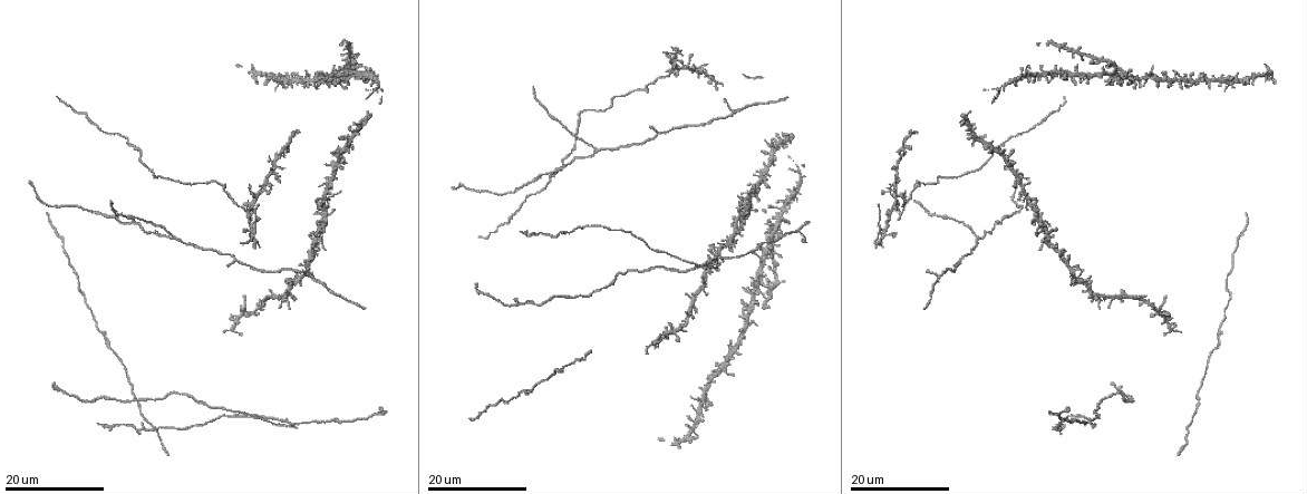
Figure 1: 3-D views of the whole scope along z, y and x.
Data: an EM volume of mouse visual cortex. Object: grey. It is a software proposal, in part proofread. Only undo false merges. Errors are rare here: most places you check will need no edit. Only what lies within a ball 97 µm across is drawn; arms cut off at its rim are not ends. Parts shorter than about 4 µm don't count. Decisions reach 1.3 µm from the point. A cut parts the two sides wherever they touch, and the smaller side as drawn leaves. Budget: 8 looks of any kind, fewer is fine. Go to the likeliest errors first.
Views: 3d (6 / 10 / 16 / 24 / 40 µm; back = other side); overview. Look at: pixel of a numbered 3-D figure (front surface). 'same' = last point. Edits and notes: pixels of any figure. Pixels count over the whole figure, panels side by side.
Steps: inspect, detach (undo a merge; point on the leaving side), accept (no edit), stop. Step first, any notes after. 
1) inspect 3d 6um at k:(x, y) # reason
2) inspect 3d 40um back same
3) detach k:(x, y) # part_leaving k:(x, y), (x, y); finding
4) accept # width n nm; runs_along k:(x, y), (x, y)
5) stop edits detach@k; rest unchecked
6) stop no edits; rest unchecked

inspect 3d 16um at 1:(1088, 420) # side arm on a straight run

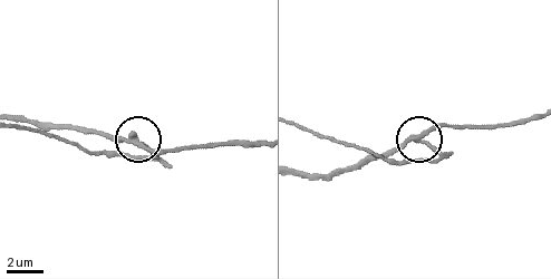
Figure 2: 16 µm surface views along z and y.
inspect 3d 6um at 2:(420, 136)

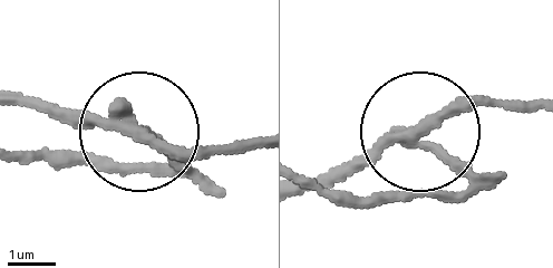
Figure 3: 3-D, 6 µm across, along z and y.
inspect 3d 6um back at 3:(423, 131)

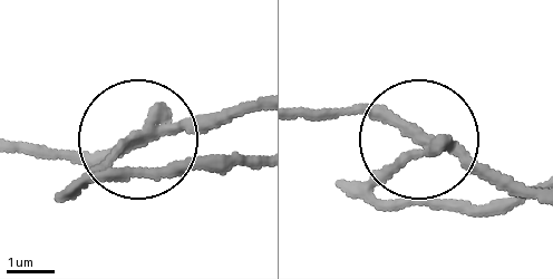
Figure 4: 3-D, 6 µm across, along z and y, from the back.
detach 4:(133, 169) # arms 3; part_leaving 4:(144, 128), (96, 167), (255, 160); a second neuron is stuck on

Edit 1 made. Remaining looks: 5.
inspect 3d 24um at 1:(973, 140) # branch point

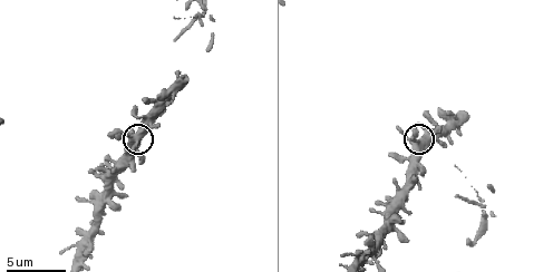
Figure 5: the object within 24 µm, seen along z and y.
inspect 3d 6um at 5:(414, 143)

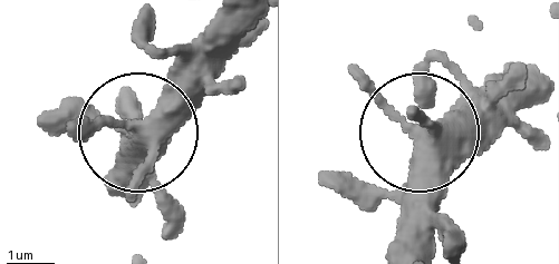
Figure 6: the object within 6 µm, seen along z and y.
accept # arms 3; one neuron here

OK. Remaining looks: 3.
inspect 3d 16um at 1:(1169, 328) # three arms meet

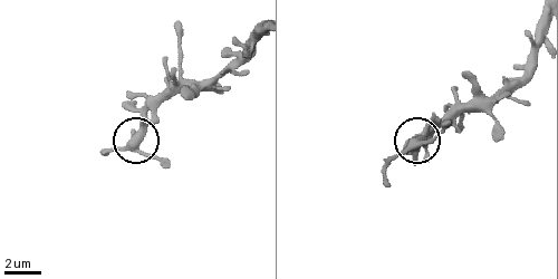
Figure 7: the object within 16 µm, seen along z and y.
inspect 3d 10um at 7:(420, 142)

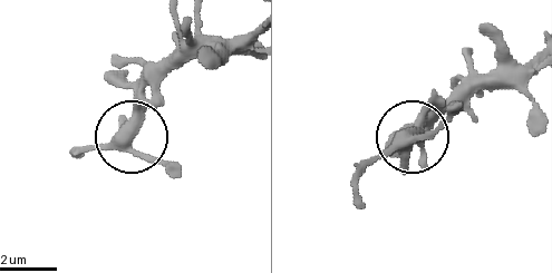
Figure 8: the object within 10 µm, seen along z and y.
accept # runs_along 8:(251, 30), (193, 47), (141, 103), (131, 146), (176, 172); all the same neuron

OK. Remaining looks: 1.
stop edits detach@4; rest unchecked

